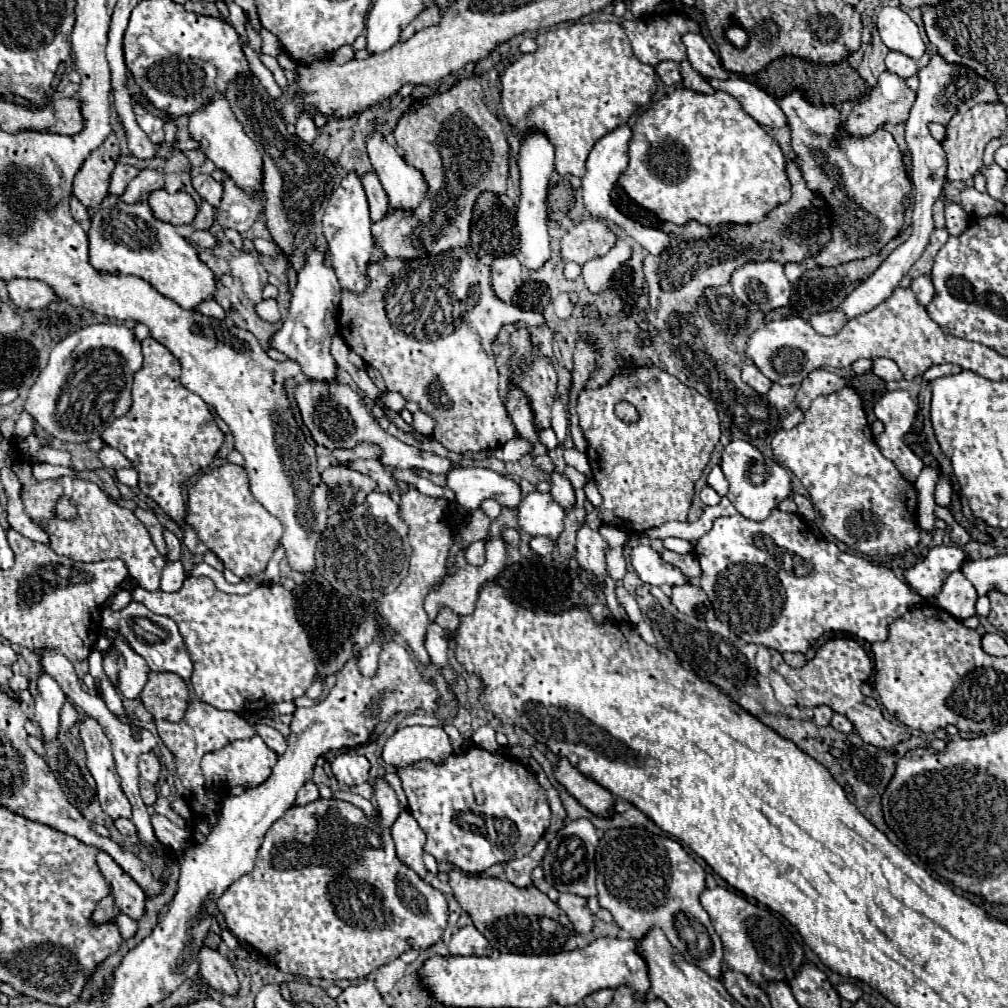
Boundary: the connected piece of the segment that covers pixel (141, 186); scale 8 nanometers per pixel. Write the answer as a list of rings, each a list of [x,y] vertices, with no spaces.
[[[144,169],[134,177],[126,191],[120,195],[122,203],[144,203],[152,191],[158,191],[164,187],[164,173],[154,169]]]

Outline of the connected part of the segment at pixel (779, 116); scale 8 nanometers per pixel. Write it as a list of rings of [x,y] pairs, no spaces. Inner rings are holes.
[[[742,77],[726,79],[726,81],[710,79],[710,85],[718,91],[726,91],[728,95],[736,97],[742,103],[742,109],[764,127],[778,129],[788,123],[784,111],[776,103],[776,99],[770,97],[766,91],[762,91],[758,85],[748,83]]]

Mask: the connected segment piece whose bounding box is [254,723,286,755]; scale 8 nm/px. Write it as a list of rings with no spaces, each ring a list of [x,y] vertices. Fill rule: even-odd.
[[[256,723],[254,729],[256,729],[256,733],[262,737],[262,741],[264,741],[272,751],[276,751],[278,755],[282,755],[282,753],[286,751],[286,739],[282,737],[282,733],[280,733],[278,729],[274,729],[274,727],[268,725],[268,723]]]

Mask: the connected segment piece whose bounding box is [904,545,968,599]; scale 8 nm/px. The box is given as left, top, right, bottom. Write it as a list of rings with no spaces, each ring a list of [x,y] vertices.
[[[956,545],[932,547],[920,563],[904,571],[904,581],[924,599],[936,597],[938,589],[944,585],[944,579],[952,571],[958,571],[966,559],[966,551]]]

